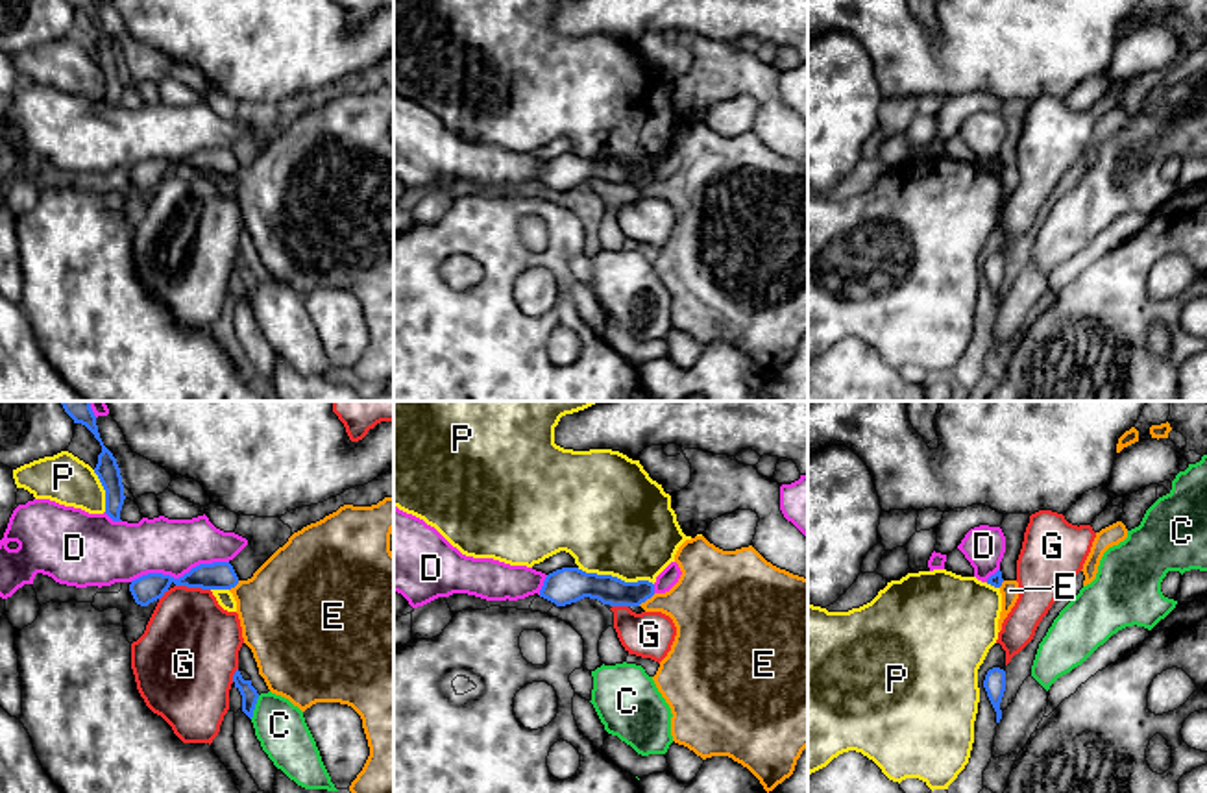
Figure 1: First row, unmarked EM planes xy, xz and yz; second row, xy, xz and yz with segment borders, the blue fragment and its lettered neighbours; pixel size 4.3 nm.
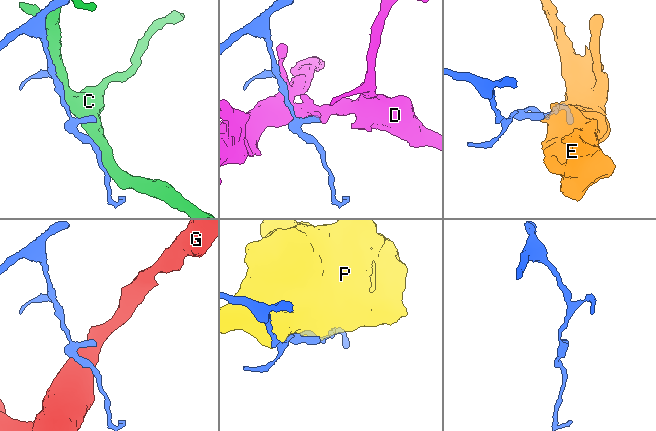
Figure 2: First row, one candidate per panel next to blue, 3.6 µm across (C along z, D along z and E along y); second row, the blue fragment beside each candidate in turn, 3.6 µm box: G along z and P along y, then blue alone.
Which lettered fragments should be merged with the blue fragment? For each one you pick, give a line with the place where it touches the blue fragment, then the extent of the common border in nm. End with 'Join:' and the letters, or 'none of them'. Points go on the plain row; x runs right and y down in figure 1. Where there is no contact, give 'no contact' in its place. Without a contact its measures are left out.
Join: none of them

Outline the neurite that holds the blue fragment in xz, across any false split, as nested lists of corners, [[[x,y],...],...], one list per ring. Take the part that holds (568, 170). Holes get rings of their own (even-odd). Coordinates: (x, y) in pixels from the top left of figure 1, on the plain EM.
[[[562,153],[549,159],[540,183],[566,192],[584,183],[597,185],[610,192],[640,192],[654,181],[649,166],[625,168],[612,161],[586,159],[579,153]]]

